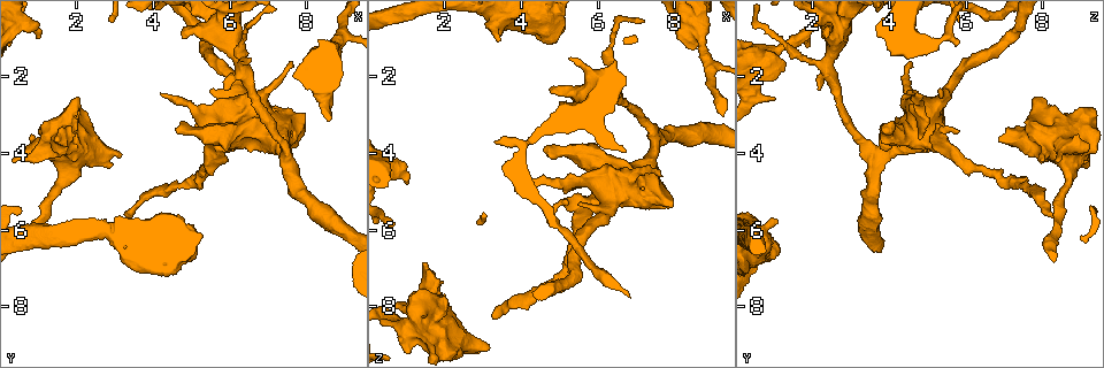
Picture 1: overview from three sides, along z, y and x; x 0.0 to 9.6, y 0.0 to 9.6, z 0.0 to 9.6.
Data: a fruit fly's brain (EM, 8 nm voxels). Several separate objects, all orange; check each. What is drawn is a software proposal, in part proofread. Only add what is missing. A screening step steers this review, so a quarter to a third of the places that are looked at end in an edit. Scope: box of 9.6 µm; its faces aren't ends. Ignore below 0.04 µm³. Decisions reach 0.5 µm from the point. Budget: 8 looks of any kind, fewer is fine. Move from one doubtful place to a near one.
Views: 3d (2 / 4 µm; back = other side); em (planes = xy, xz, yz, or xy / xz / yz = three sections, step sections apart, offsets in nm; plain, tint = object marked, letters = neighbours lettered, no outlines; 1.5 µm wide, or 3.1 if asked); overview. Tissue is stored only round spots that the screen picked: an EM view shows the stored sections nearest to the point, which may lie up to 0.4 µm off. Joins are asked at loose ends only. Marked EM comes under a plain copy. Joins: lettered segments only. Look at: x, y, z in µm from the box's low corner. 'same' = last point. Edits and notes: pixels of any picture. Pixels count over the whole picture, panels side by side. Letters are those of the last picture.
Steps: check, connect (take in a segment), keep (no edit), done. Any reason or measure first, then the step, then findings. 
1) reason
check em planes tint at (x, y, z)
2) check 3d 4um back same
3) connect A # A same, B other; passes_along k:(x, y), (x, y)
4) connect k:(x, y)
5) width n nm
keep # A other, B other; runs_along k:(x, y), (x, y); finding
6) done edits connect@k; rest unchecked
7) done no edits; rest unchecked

free end
check em planes letters at (3.20, 4.10, 9.00)

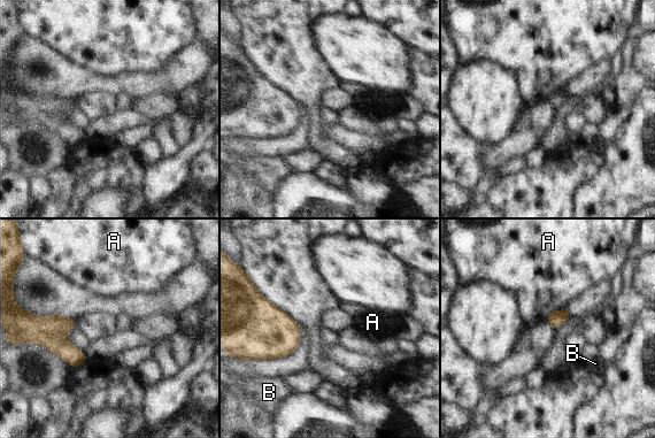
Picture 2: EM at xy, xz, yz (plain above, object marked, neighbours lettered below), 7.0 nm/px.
longest_contact A 190 nm
keep # A other, B other; border 2:(568, 308), (553, 310), (544, 320); none of them fits

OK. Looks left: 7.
thick end
check em xy step 8 letters at (0.60, 4.25, 8.00)

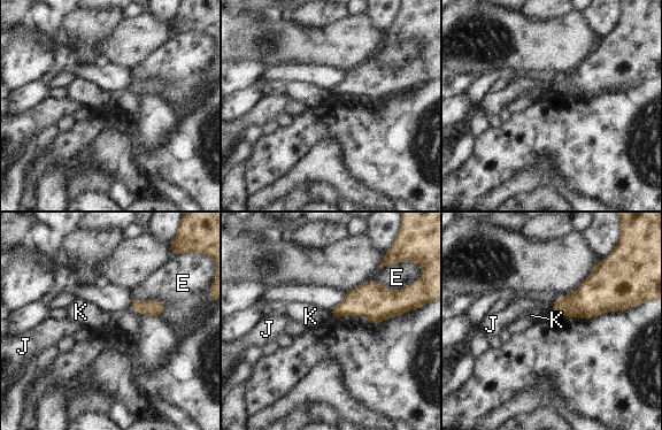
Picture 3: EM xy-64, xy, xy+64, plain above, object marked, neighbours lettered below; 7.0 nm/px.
cut it another way
check em planes letters same

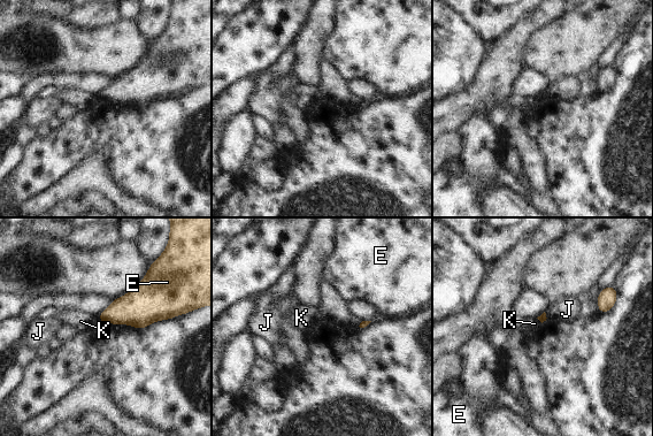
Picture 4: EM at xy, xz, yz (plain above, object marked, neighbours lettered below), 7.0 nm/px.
keep # E other, J other, K other; border 4:(98, 318), (100, 322); none of them fits

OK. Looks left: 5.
free end
check em yz step 4 tint at (1.00, 0.95, 4.70)

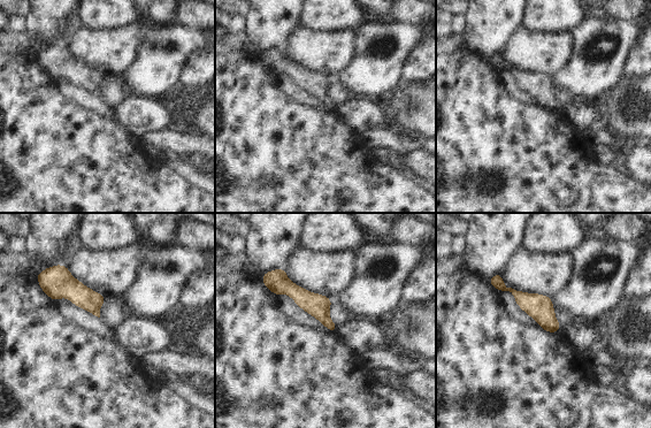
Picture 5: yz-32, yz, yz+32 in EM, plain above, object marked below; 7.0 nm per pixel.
another direction
check em planes letters same

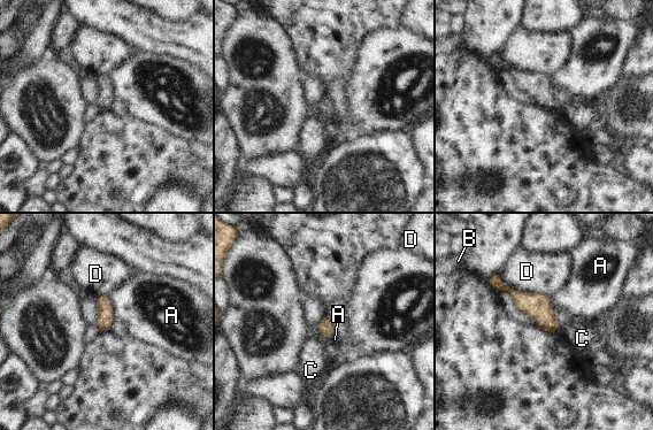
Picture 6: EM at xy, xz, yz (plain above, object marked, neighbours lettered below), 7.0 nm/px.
keep # A other, B other, C other, D other; runs_along 6:(492, 279), (527, 301), (554, 329); none of them fits

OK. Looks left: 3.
done no edits; rest unchecked

